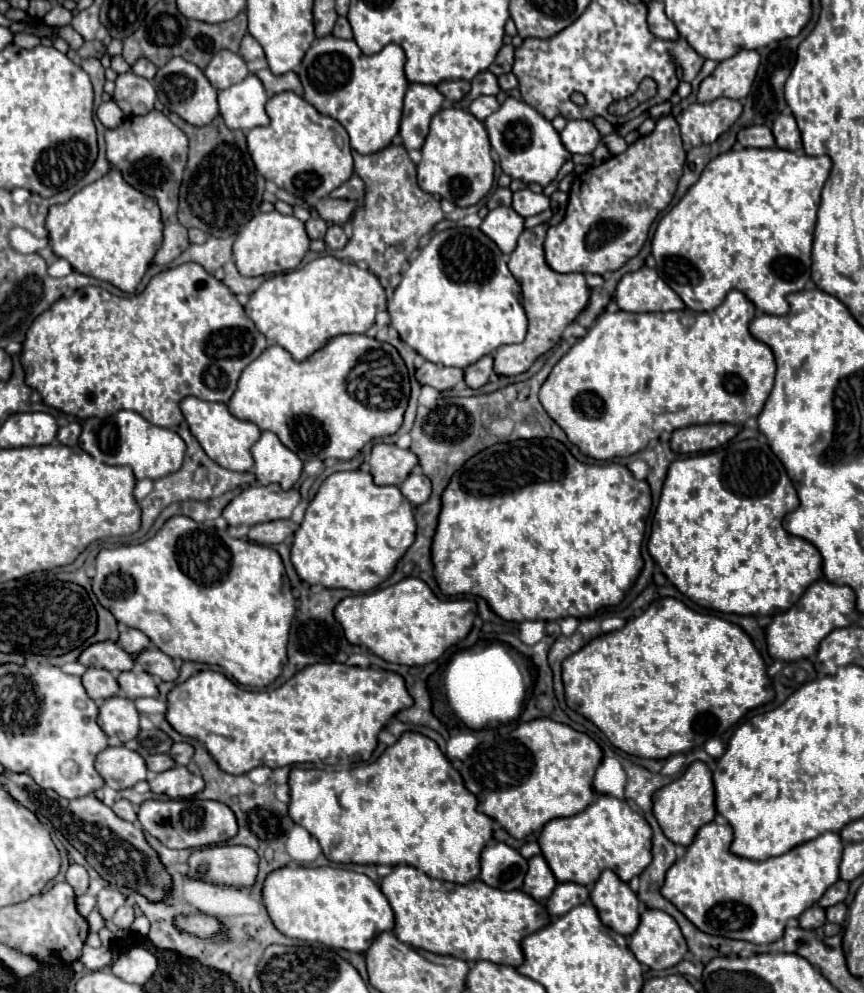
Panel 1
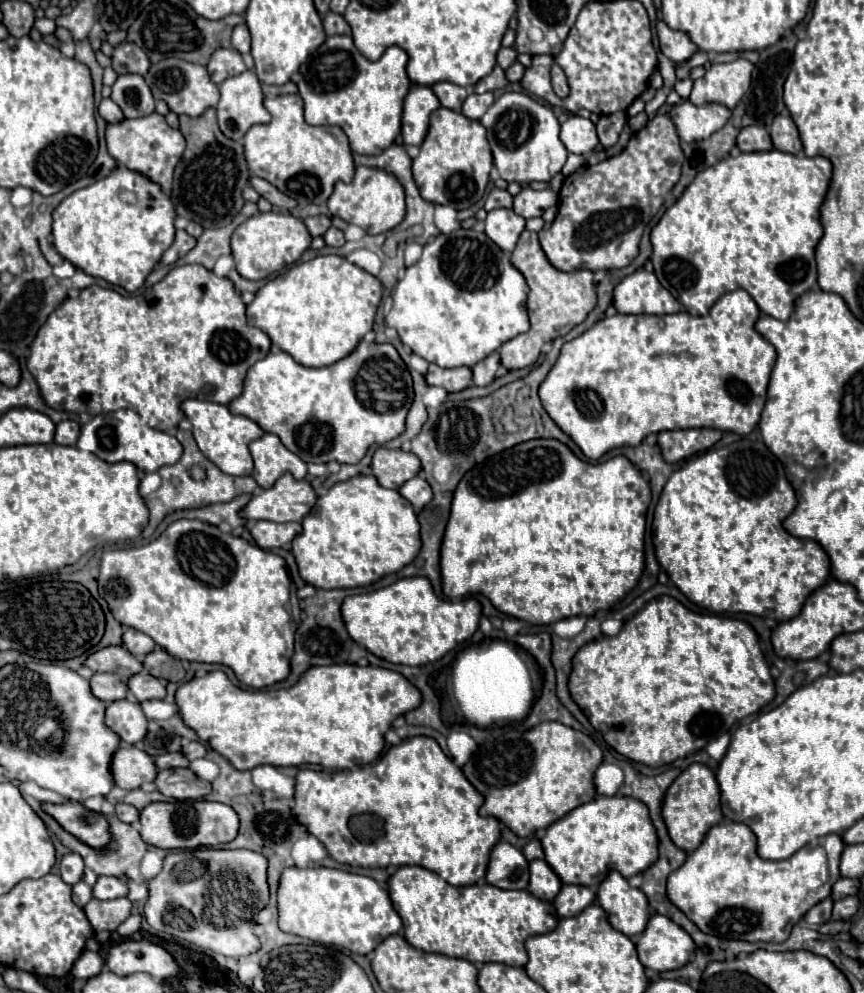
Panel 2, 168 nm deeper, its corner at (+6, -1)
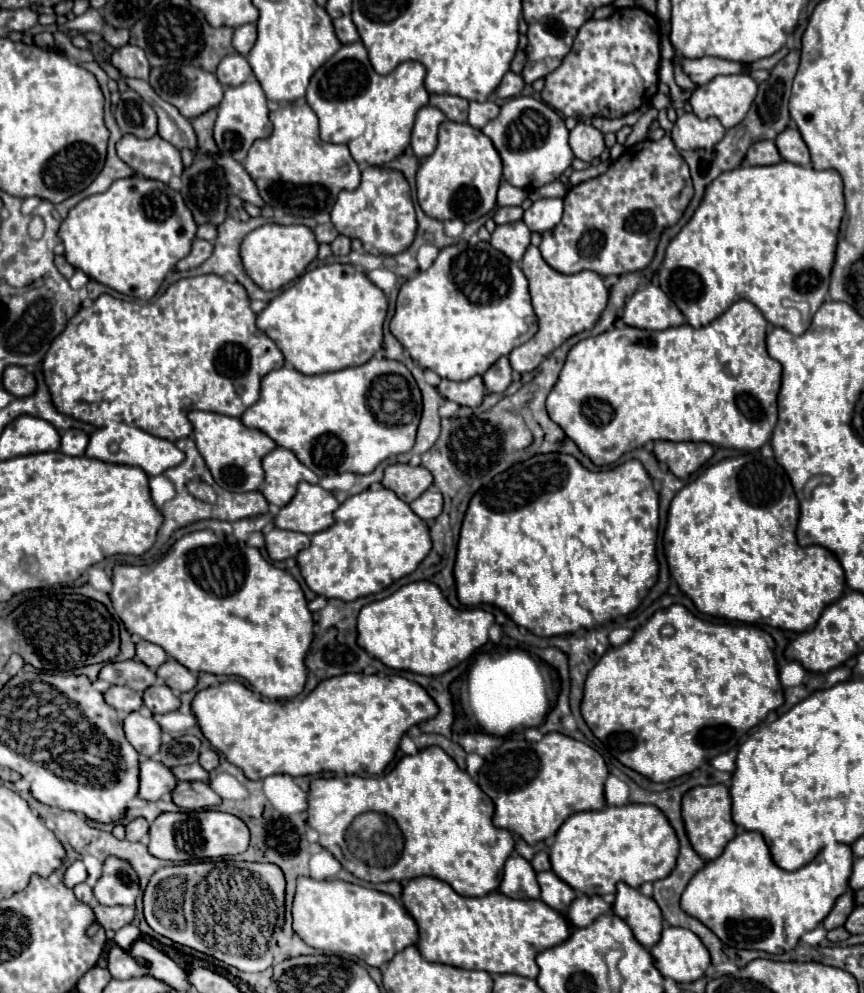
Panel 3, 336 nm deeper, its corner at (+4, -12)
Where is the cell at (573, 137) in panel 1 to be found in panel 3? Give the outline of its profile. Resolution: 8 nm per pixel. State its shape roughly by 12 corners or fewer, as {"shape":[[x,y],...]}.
{"shape":[[582,122],[570,132],[574,156],[592,162],[606,148],[604,134]]}

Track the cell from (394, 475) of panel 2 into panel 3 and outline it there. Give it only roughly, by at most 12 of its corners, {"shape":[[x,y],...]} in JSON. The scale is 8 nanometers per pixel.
{"shape":[[392,464],[382,486],[414,502],[432,486],[424,466]]}

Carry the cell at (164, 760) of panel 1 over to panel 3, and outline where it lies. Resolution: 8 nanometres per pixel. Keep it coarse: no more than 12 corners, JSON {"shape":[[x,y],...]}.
{"shape":[[198,762],[176,766],[172,772],[178,780],[210,780]]}

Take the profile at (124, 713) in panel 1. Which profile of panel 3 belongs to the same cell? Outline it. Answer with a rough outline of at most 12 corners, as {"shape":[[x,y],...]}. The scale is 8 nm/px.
{"shape":[[147,707],[124,720],[128,742],[142,756],[160,750],[160,726]]}

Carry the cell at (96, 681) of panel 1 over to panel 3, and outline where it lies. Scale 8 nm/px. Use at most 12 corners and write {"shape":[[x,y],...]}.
{"shape":[[112,686],[106,702],[126,714],[144,706],[142,694],[128,686]]}

